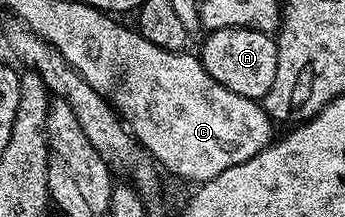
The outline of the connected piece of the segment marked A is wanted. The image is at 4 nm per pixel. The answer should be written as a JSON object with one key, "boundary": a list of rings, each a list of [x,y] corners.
{"boundary":[[[214,29],[207,34],[198,56],[204,70],[222,87],[234,91],[234,95],[260,101],[274,87],[274,75],[278,75],[278,51],[276,42],[269,34],[253,29]]]}

